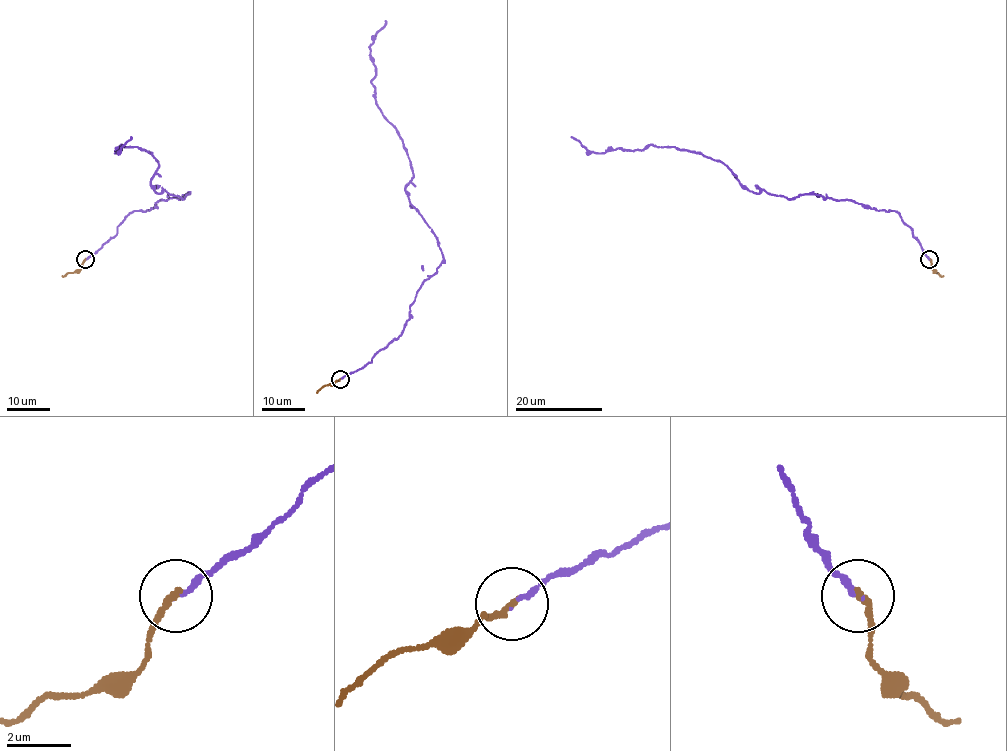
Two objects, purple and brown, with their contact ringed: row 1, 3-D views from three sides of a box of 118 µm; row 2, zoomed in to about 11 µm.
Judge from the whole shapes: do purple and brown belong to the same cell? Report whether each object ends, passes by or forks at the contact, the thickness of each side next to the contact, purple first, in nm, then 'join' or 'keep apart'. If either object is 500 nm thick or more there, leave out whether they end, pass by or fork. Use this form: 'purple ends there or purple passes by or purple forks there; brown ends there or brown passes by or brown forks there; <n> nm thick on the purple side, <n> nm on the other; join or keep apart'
purple ends there; brown ends there; 110 nm thick on the purple side, 220 nm on the other; join

